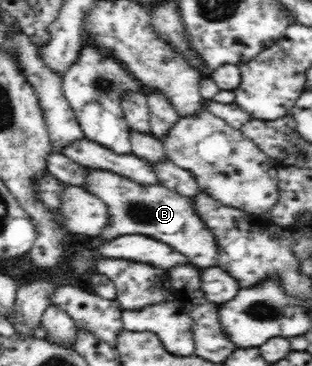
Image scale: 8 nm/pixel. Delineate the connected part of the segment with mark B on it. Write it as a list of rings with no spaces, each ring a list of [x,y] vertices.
[[[86,168],[86,193],[108,207],[108,222],[100,236],[107,241],[121,235],[146,235],[189,257],[195,267],[213,267],[217,259],[216,237],[197,215],[189,199],[159,184],[139,184],[109,170]]]

